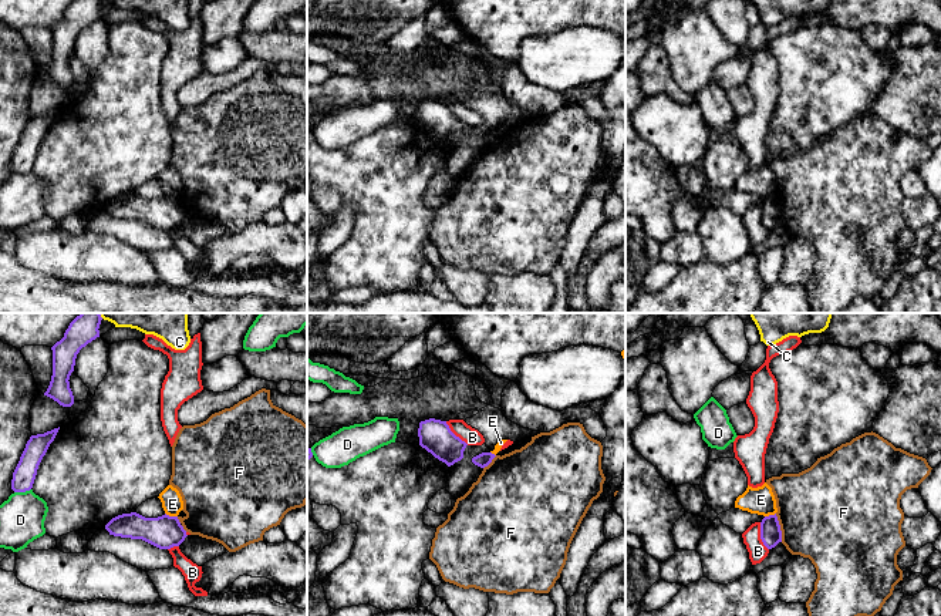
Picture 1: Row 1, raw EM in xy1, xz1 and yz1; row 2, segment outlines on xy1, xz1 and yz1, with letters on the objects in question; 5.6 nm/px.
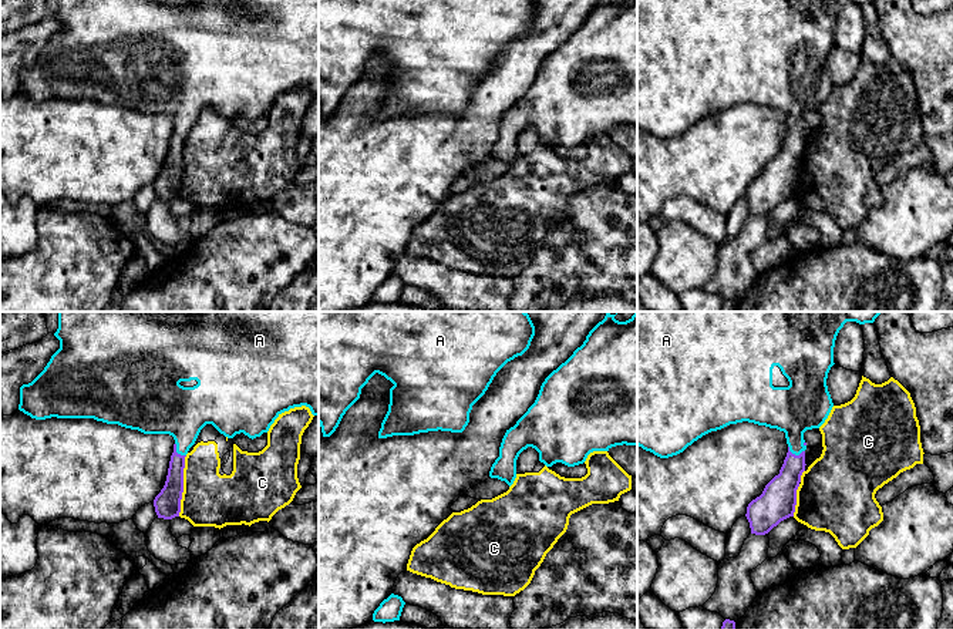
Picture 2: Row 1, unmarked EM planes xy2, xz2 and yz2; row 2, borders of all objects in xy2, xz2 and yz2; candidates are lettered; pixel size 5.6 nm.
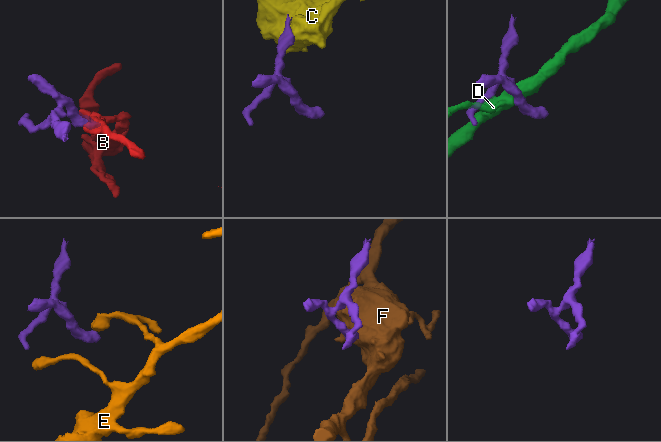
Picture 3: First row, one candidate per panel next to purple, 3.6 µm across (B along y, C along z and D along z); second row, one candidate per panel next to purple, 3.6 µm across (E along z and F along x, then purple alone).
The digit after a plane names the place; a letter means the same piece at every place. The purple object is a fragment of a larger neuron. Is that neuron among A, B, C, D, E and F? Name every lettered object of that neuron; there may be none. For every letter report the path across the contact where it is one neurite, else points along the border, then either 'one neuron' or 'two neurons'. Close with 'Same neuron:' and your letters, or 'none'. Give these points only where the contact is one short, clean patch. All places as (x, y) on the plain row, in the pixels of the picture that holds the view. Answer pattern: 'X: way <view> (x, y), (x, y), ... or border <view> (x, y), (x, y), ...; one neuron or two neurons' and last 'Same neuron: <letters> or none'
A: way yz2 (780, 175), (794, 147), (794, 135), (794, 91); one neuron
B: border yz1 (759, 204), (759, 219), (768, 231); two neurons
C: border xy2 (187, 137), (181, 192), (178, 197); two neurons
D: two neurons
E: border xy1 (165, 194), (176, 198); two neurons
F: border yz1 (775, 195), (782, 222); two neurons
Same neuron: A

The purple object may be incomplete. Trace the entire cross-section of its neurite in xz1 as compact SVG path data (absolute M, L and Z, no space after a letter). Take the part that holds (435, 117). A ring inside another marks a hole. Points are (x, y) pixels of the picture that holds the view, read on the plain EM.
M429 100L419 104L419 127L448 148L463 139L466 124L456 118L446 102Z

